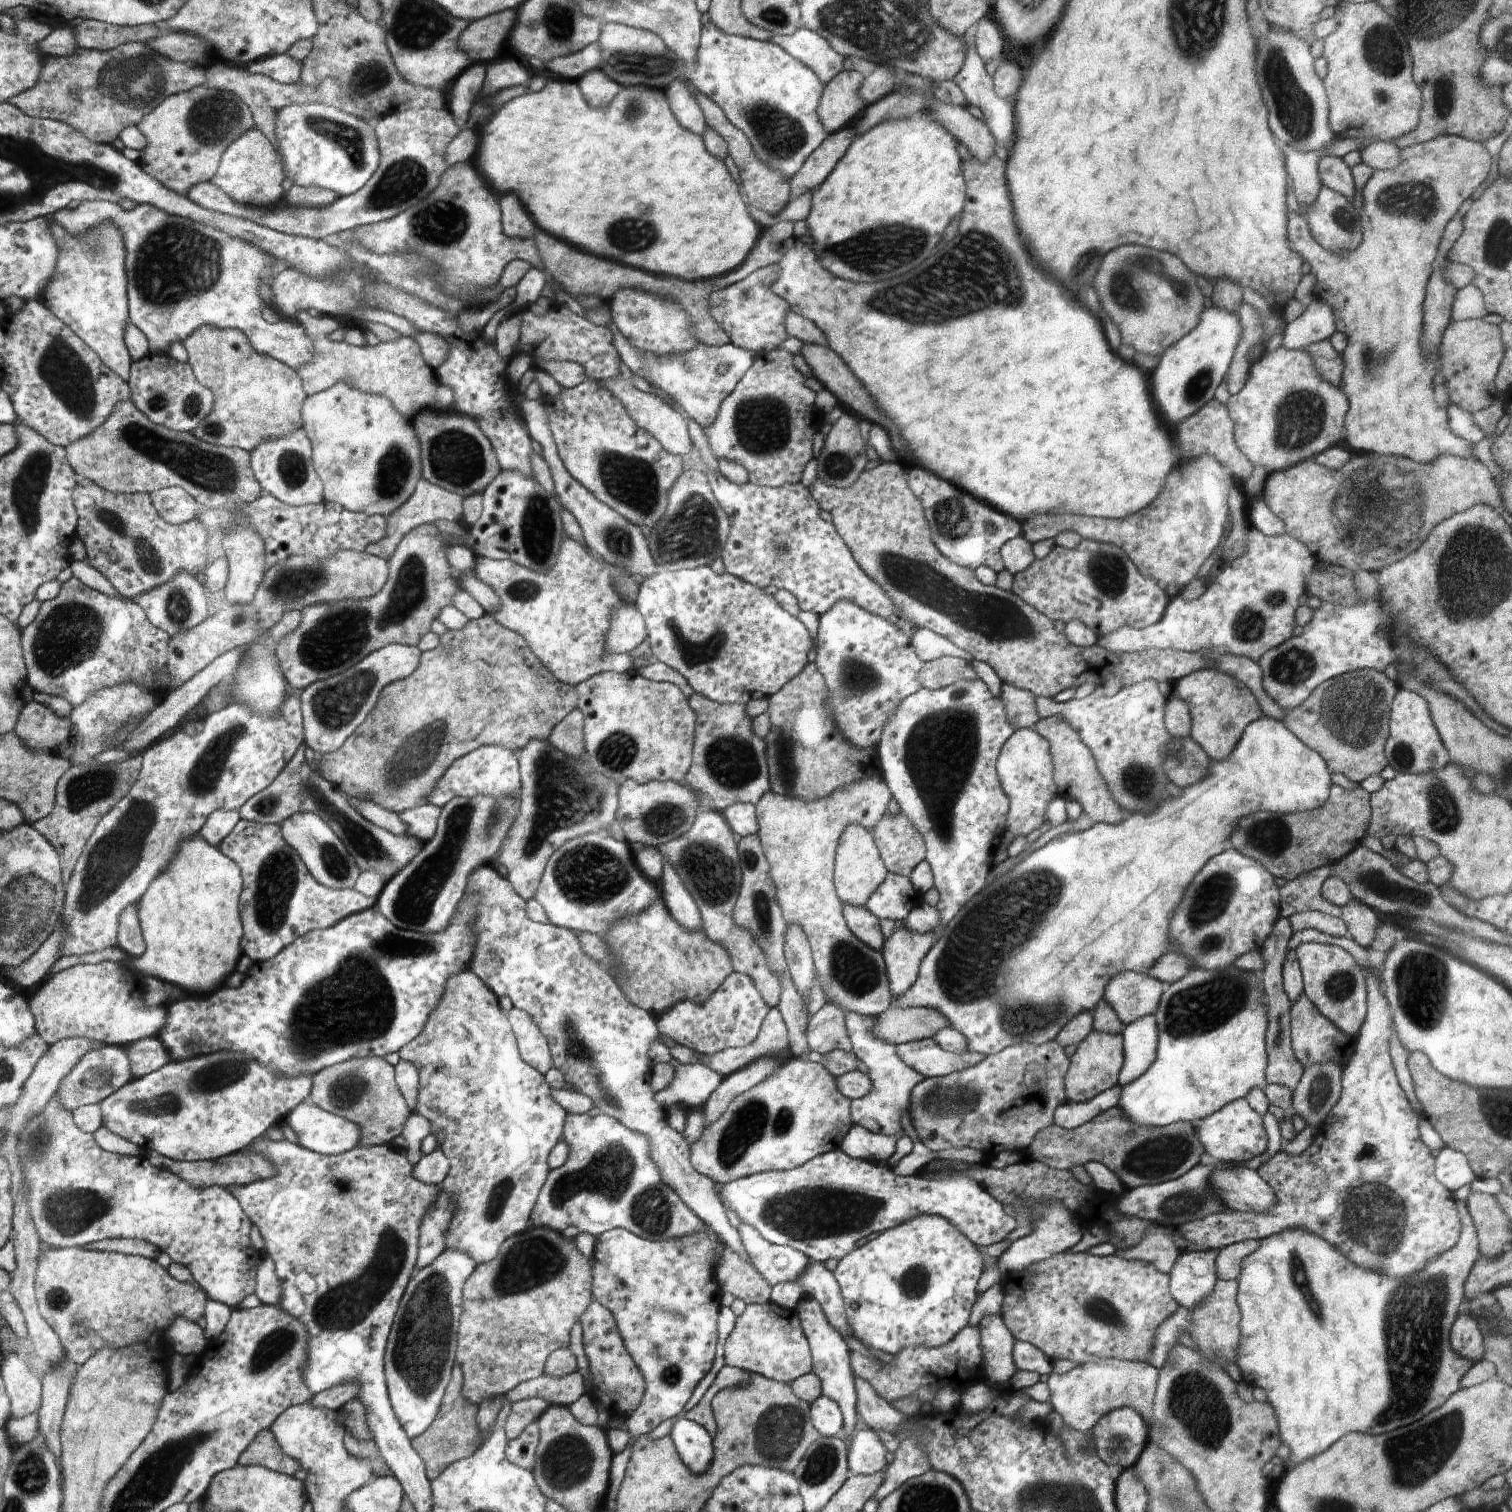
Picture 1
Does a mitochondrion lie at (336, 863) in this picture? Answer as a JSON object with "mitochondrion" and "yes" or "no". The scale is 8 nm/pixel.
{"mitochondrion":"yes"}

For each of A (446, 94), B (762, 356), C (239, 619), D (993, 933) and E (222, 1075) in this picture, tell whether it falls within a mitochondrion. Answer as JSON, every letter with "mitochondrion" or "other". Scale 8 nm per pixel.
{"A":"other","B":"other","C":"mitochondrion","D":"mitochondrion","E":"mitochondrion"}

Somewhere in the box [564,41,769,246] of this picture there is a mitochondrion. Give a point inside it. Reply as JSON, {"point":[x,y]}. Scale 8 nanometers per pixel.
{"point":[658,67]}

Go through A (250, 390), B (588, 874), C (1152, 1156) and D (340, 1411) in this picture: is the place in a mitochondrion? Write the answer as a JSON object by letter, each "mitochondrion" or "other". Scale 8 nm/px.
{"A":"other","B":"mitochondrion","C":"mitochondrion","D":"other"}

